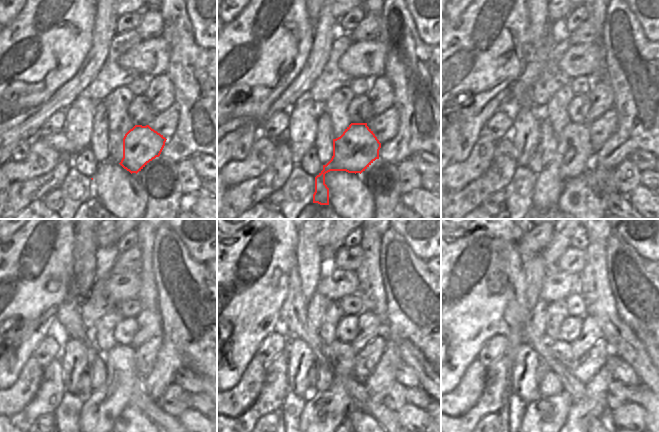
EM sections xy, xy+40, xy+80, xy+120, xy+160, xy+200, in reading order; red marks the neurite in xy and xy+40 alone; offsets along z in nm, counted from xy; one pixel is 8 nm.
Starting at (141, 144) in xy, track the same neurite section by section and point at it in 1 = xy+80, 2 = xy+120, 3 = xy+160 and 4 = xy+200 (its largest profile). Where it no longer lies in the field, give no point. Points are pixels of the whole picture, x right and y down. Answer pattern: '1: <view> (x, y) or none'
1: xy+80 (574, 154)
2: xy+120 (100, 410)
3: xy+160 (324, 411)
4: xy+200 (544, 417)

